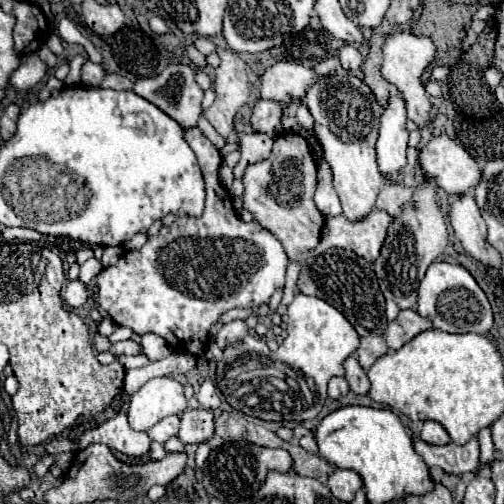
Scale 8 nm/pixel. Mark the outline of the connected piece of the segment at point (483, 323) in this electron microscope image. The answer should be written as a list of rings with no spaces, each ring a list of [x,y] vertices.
[[[434,261],[420,287],[418,287],[418,305],[416,311],[430,319],[432,325],[446,333],[478,333],[486,335],[492,329],[492,309],[484,295],[484,291],[478,287],[476,279],[460,265],[452,263],[438,263]]]

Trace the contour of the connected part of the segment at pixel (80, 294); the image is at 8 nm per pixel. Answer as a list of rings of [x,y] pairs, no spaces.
[[[68,281],[64,287],[64,301],[70,307],[84,307],[88,301],[88,291],[80,281]]]

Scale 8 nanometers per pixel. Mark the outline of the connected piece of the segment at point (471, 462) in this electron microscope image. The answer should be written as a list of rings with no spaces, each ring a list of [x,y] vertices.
[[[472,437],[466,445],[448,443],[442,447],[428,445],[428,443],[416,439],[414,449],[418,455],[422,455],[422,459],[426,461],[428,467],[440,467],[452,475],[474,473],[480,467],[488,467],[480,461],[480,443],[476,437]]]

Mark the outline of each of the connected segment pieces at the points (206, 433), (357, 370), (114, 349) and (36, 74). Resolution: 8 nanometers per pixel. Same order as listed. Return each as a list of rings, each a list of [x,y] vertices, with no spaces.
[[[190,409],[180,417],[178,437],[184,445],[202,443],[214,435],[214,413],[208,409]]]
[[[348,357],[344,363],[344,369],[346,369],[346,381],[348,381],[350,389],[356,395],[366,395],[370,389],[370,381],[366,377],[366,371],[358,365],[356,357]]]
[[[134,339],[120,341],[120,343],[114,343],[110,347],[110,353],[116,355],[116,357],[120,357],[120,355],[138,355],[140,353],[140,345]]]
[[[34,51],[34,53],[22,57],[20,67],[10,77],[10,85],[16,87],[18,91],[30,91],[46,77],[46,71],[48,71],[46,63]]]

